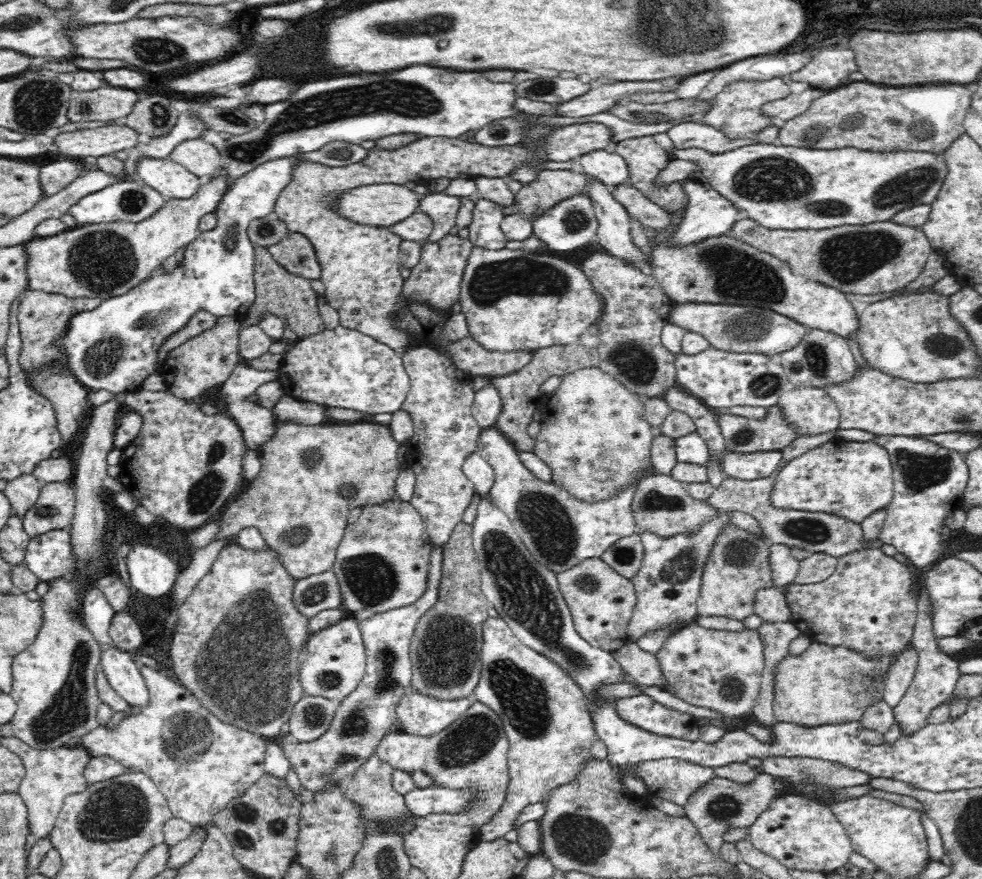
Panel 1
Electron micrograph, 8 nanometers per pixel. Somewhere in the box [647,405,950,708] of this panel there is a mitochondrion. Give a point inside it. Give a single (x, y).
(741, 553)

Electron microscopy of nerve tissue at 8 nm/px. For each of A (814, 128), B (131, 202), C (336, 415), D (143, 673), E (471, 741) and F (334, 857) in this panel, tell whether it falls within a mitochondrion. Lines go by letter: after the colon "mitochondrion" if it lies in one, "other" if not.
A: mitochondrion
B: mitochondrion
C: other
D: other
E: mitochondrion
F: mitochondrion

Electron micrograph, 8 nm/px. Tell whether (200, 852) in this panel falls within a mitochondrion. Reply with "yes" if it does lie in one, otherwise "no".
no

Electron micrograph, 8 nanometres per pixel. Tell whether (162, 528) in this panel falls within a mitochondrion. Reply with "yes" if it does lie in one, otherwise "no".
no

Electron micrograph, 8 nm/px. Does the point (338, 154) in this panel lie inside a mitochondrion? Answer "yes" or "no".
yes

